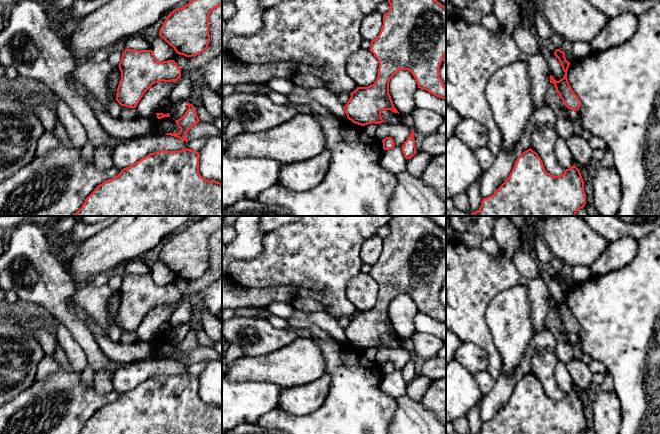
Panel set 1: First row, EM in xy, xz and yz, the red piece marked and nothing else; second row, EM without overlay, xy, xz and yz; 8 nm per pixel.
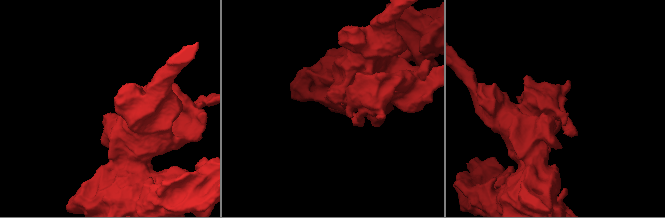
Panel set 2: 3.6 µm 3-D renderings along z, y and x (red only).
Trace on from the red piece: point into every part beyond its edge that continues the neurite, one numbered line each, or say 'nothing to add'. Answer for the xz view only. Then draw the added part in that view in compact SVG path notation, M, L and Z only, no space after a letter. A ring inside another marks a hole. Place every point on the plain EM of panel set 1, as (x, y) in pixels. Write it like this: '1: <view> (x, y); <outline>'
nothing to add

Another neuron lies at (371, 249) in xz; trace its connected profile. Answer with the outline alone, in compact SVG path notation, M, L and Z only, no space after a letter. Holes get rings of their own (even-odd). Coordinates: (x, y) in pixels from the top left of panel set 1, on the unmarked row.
M373 236L366 239L361 247L360 257L364 264L372 265L377 262L383 249L383 239Z

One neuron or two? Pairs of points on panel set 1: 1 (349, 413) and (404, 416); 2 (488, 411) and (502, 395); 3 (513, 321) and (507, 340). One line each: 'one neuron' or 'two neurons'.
1: two neurons
2: one neuron
3: one neuron

